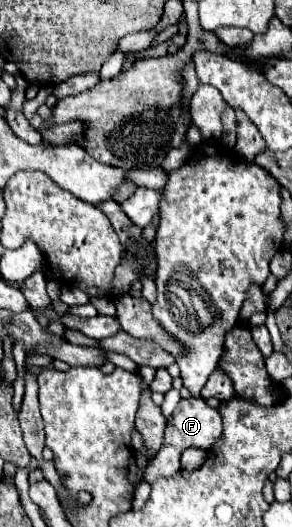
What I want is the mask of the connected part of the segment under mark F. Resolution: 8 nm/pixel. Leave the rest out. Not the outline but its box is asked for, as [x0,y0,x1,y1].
[143,399,221,483]

